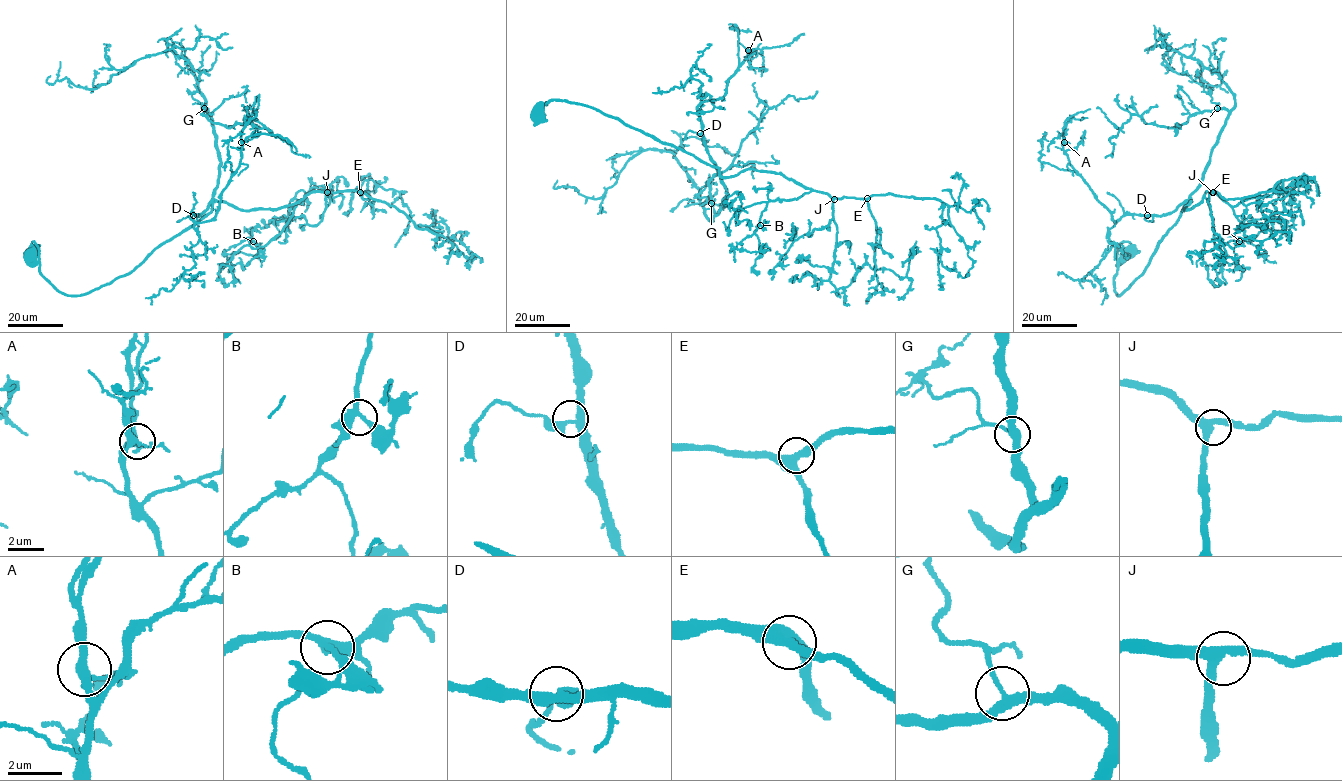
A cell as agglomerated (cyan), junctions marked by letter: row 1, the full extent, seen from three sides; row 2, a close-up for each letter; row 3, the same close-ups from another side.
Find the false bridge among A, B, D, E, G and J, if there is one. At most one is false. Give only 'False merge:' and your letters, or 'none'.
False merge: none

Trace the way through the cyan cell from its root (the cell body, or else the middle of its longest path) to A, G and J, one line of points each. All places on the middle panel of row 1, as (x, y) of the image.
A: (538, 115), (554, 100), (588, 105), (718, 172), (698, 107), (722, 97), (748, 50)
G: (538, 115), (541, 119), (540, 109), (554, 100), (588, 105), (716, 166), (727, 194), (716, 215), (711, 203)
J: (538, 115), (554, 100), (588, 105), (716, 166), (722, 176), (772, 171), (834, 199)

